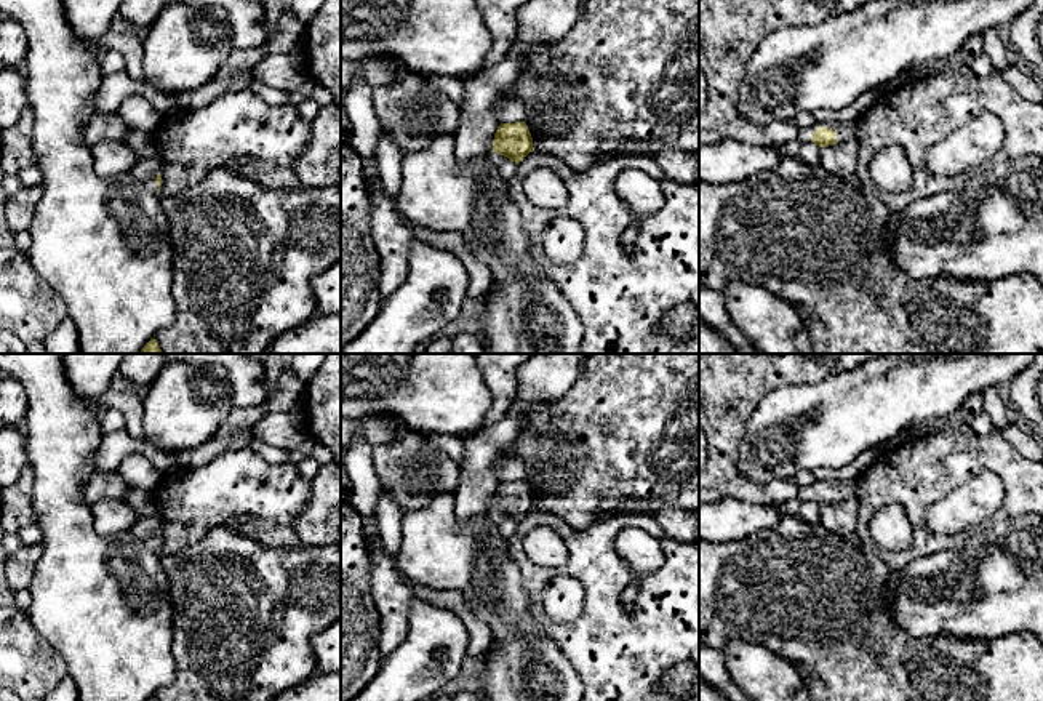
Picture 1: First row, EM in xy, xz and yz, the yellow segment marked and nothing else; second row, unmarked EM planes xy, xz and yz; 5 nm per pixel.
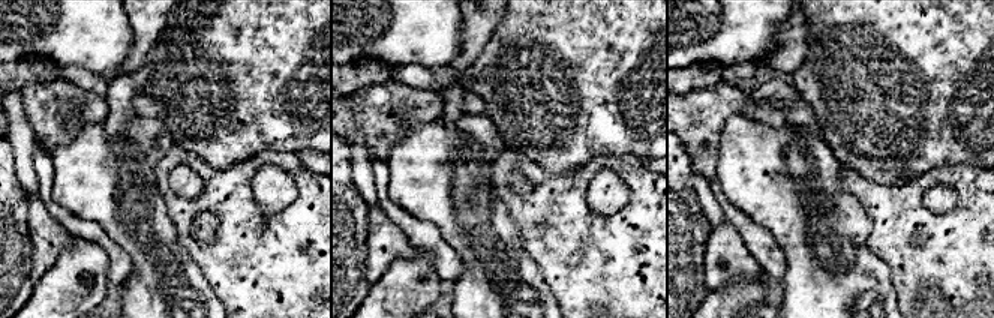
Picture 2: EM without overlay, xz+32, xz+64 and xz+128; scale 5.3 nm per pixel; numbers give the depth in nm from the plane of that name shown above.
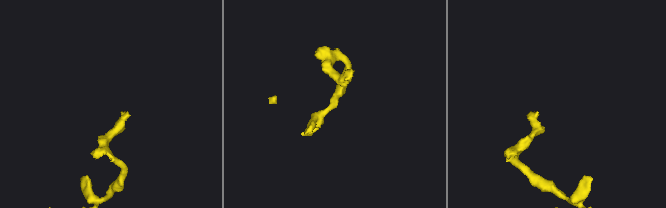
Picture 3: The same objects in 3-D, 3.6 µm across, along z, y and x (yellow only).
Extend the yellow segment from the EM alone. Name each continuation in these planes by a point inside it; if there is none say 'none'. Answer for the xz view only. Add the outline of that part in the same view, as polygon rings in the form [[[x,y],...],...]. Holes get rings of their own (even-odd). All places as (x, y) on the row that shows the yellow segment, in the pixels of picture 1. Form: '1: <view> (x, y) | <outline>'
1: xz (503, 165) | [[[496,152],[490,154],[490,163],[506,181],[509,181],[517,173],[518,168],[518,163],[510,162],[507,157]]]

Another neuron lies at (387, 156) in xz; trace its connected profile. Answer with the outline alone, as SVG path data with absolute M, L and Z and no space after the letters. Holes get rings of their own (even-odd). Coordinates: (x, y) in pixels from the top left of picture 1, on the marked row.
M379 130L376 146L376 166L384 190L394 200L397 206L398 186L400 186L400 162L403 152L397 147L392 138Z

